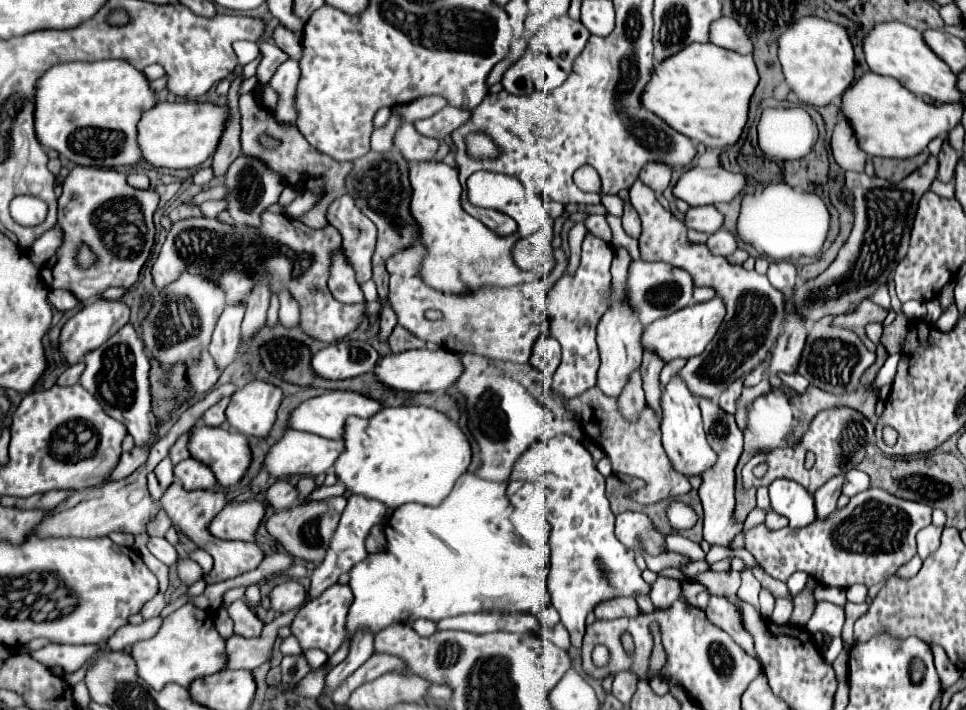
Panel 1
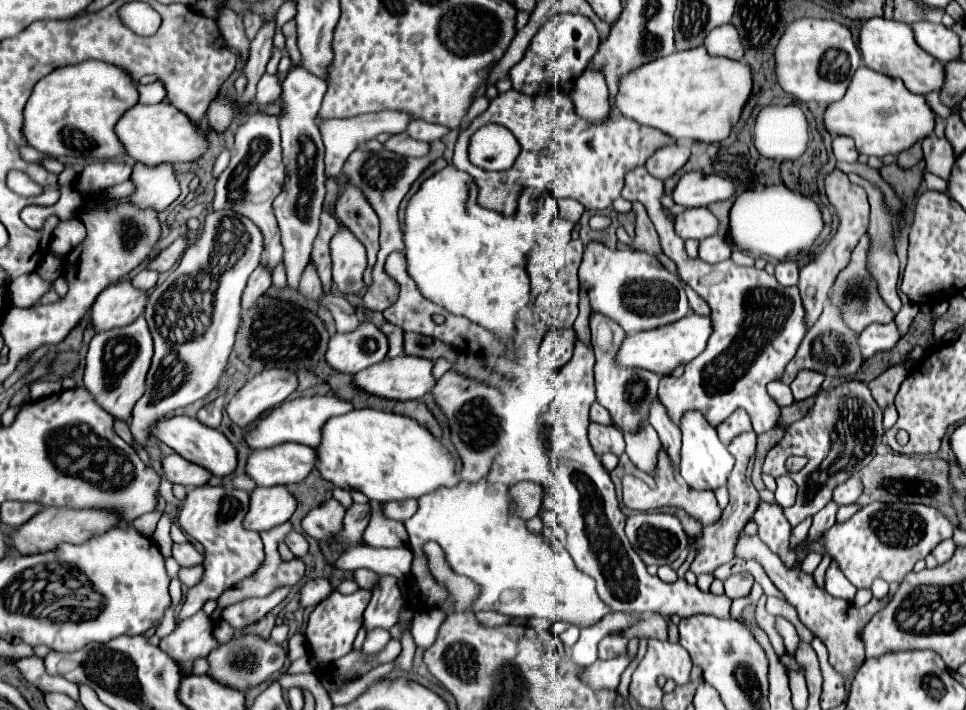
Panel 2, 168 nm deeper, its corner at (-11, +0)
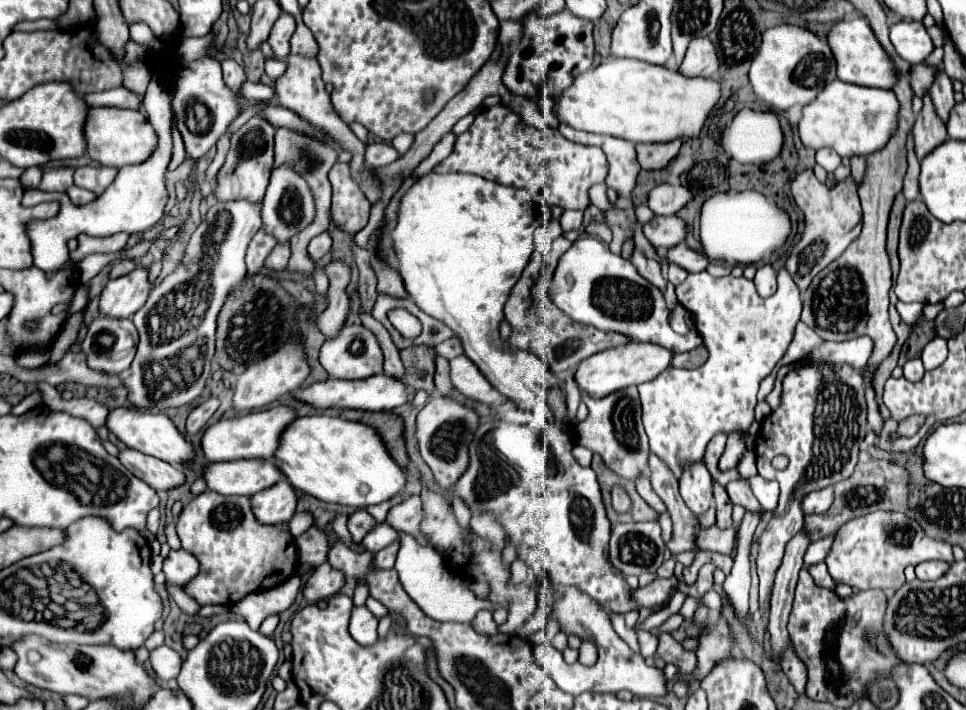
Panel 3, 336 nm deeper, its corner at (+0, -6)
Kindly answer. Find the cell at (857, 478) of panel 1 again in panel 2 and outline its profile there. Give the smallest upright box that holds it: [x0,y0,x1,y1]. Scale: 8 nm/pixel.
[833,476,863,504]

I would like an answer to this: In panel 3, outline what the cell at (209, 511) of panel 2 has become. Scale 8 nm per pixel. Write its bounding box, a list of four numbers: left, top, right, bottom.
[176,490,300,606]

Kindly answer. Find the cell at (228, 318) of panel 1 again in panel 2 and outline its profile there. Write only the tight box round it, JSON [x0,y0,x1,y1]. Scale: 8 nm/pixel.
[241,266,271,312]

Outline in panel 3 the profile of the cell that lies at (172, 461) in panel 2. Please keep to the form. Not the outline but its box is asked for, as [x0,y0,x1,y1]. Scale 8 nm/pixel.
[118,448,186,490]

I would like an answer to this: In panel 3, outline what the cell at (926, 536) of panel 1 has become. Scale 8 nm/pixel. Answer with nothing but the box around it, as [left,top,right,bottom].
[916,562,948,580]

